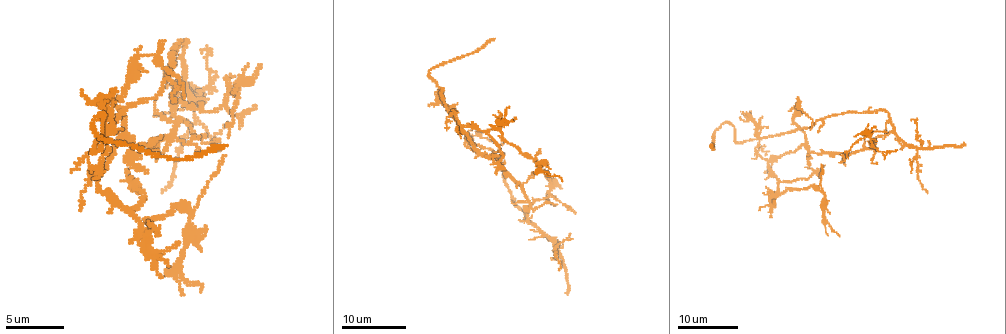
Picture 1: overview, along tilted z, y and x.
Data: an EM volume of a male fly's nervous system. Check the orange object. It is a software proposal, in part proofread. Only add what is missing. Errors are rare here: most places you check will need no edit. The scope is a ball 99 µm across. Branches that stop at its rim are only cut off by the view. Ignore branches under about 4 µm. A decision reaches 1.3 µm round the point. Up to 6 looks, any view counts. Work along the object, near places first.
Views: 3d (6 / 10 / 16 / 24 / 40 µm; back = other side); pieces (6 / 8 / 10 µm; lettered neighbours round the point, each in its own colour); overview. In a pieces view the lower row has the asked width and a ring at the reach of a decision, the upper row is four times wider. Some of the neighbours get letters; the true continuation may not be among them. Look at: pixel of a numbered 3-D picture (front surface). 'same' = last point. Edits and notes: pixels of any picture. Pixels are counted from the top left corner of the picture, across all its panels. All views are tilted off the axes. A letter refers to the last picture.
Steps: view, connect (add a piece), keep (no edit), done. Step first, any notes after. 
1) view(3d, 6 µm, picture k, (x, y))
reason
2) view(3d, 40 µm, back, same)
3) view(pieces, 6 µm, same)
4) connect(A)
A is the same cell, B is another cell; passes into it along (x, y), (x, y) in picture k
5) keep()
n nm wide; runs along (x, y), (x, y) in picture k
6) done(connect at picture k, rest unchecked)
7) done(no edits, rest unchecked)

view(3d, 16 µm, picture 1, (495, 39))
long arm stops here

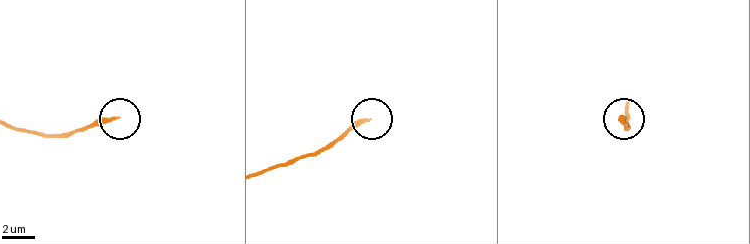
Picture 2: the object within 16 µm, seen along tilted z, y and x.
view(pieces, 10 µm, picture 2, (366, 121))
see the neighbours

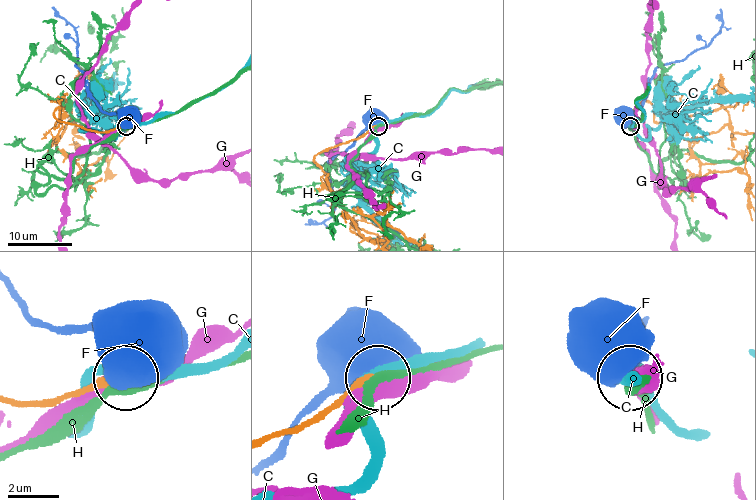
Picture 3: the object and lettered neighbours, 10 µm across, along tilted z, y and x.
keep()
190 nm wide; C, F, G and H are other cells; runs along (274, 437), (319, 421), (374, 379) in picture 3; no lettered piece goes on from it

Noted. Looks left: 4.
view(3d, 16 µm, picture 1, (445, 126))
branch stops here

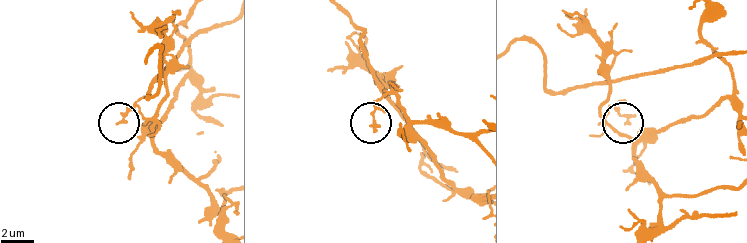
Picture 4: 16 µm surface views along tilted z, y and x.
view(pieces, 10 µm, picture 4, (371, 124))

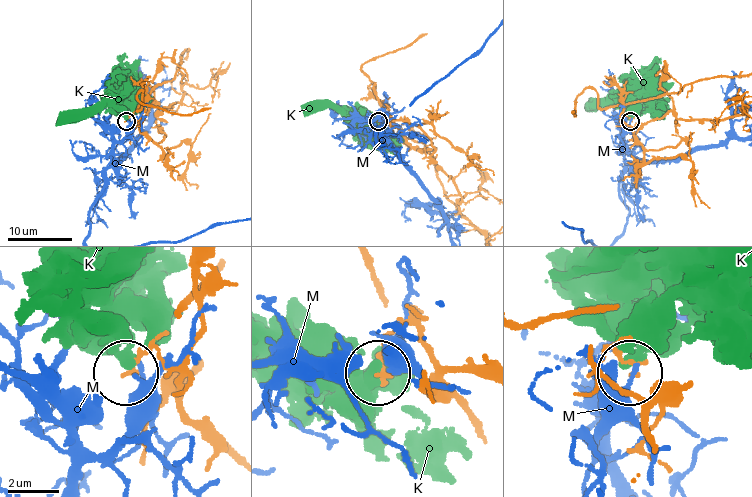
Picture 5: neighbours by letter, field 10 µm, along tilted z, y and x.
keep()
K and M are other cells; runs along (675, 92), (626, 104), (620, 116), (626, 115), (630, 121) in picture 5; no lettered piece goes on from it

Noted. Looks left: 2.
view(3d, 24 µm, picture 1, (491, 124))
branch stops here

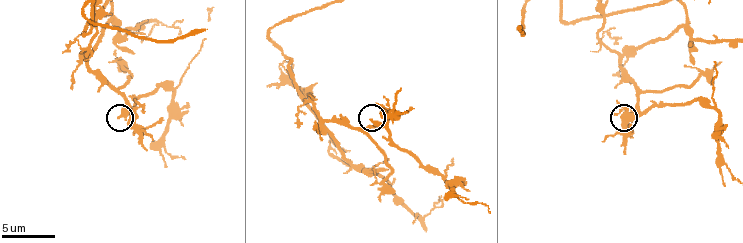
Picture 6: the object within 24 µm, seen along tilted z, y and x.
view(pieces, 6 µm, picture 6, (118, 118))

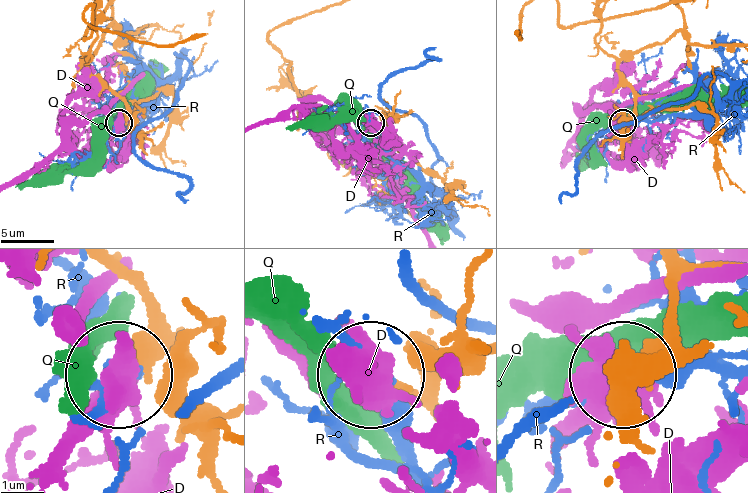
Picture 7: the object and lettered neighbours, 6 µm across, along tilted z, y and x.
keep()
D, Q and R are other cells; runs along (116, 275), (153, 318), (126, 373) in picture 7; none of them fits

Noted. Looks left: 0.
done(no edits, rest unchecked)

